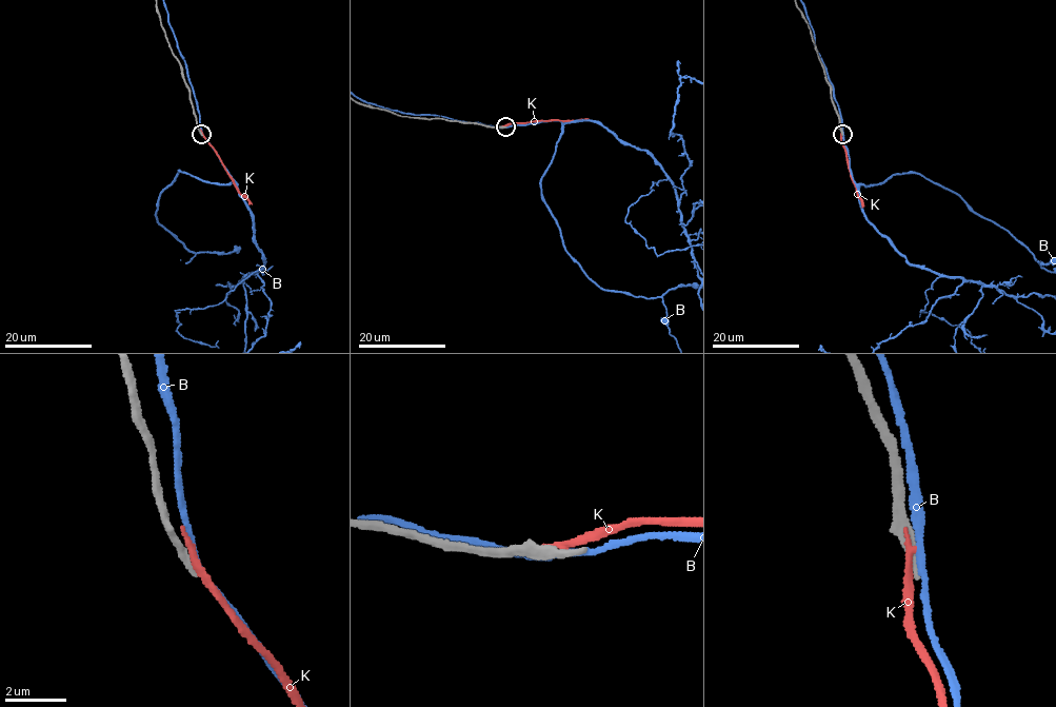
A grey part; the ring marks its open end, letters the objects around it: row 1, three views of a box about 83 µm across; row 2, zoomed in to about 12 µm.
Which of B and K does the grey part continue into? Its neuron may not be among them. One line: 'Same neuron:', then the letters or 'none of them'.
Same neuron: none of them

